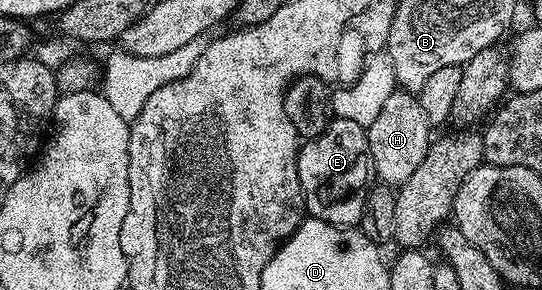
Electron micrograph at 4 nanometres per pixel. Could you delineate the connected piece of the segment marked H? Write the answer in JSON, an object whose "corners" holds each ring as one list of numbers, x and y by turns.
{"corners":[[396,90,387,97,383,110,367,129,371,157,373,158,374,176,384,186,398,188,415,173,415,168,427,157,427,149,431,142,431,124,427,121,427,113,423,113,423,105,419,105,416,94,411,91]]}

